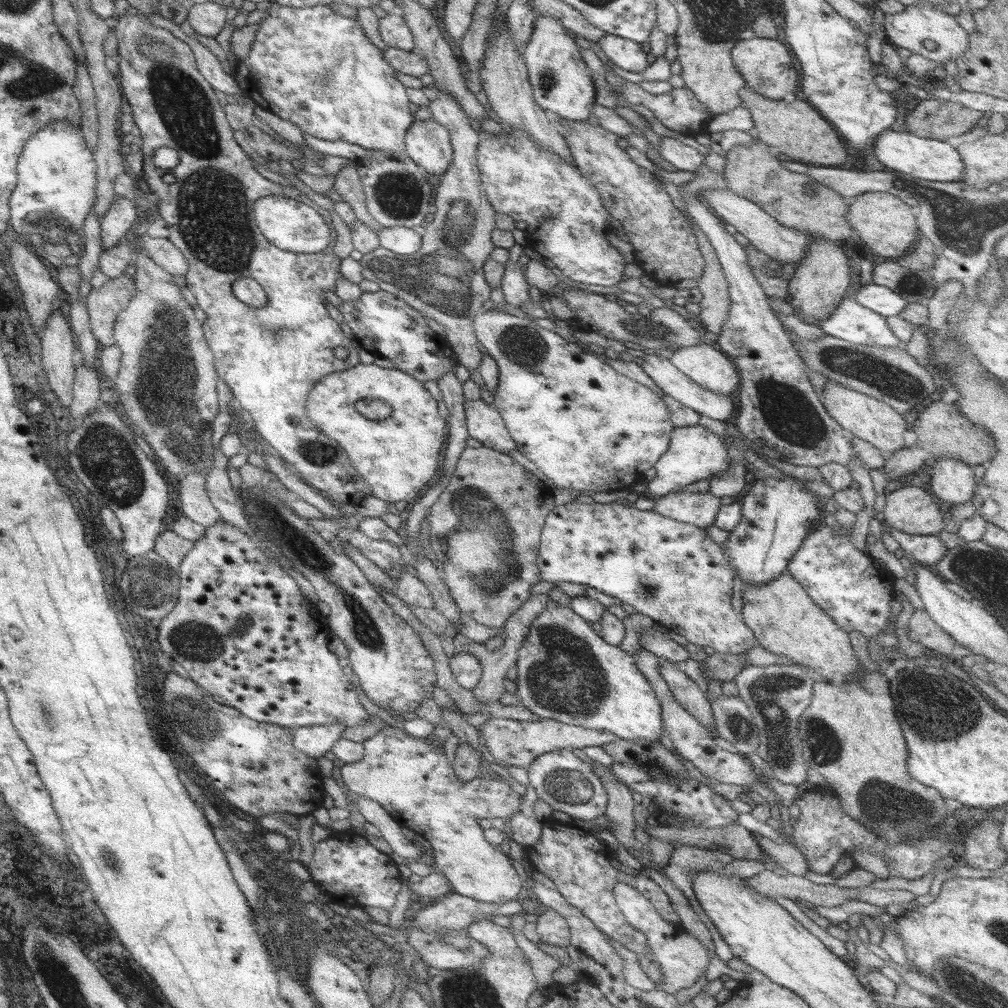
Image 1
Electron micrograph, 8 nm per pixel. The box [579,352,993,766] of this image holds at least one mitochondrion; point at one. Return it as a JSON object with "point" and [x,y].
{"point":[934,713]}

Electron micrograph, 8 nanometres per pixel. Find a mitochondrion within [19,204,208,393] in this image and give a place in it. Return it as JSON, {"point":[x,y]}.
{"point":[51,230]}

